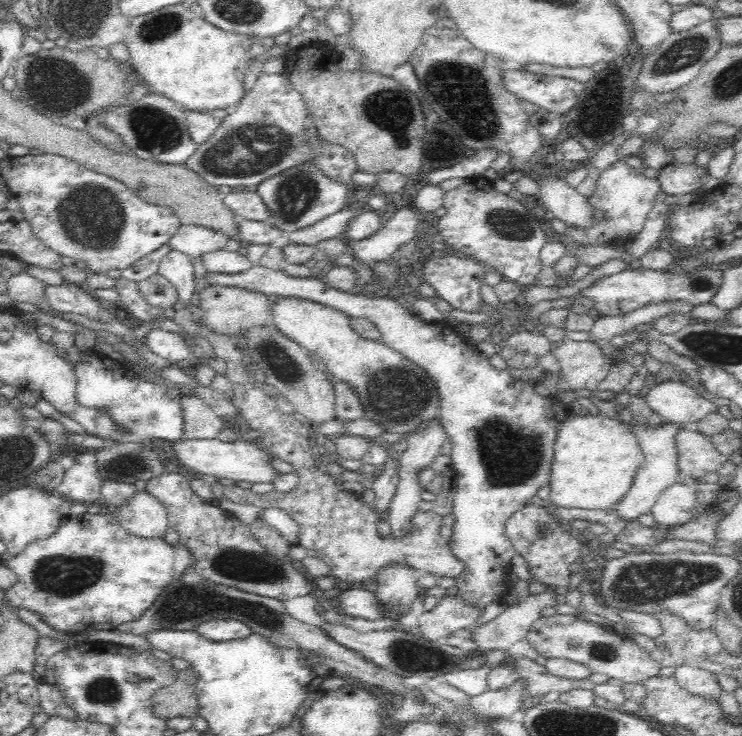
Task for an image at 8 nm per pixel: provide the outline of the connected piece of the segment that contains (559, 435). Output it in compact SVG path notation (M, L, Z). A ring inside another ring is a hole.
M575 407L556 432L549 502L551 506L562 508L612 508L627 494L642 461L639 442L624 423L604 415L579 414Z

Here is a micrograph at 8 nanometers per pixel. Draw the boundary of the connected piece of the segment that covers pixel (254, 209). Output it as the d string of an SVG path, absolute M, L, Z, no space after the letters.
M233 190L222 197L223 203L232 211L236 223L245 220L258 222L269 218L267 208L254 191Z

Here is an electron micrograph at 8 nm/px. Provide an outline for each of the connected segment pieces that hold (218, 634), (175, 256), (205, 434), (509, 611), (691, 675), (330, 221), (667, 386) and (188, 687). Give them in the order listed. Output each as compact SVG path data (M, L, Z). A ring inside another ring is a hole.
M213 618L200 622L195 630L212 642L234 641L247 638L251 628L234 618Z
M171 250L159 264L158 273L178 289L179 301L189 310L195 288L194 258L182 251Z
M181 395L182 419L184 439L209 439L216 438L218 433L225 429L224 422L214 410L196 396Z
M550 588L547 593L530 594L528 598L510 605L494 620L478 624L474 630L475 640L470 646L484 650L508 650L515 643L521 645L532 623L541 617L540 610L554 604L558 590Z
M680 666L676 668L674 676L680 688L688 694L713 702L721 709L720 698L725 690L720 686L715 674L690 666Z
M350 205L334 214L330 214L321 221L290 234L290 243L315 245L320 240L343 237L346 227L357 217L358 210Z
M680 381L660 382L650 389L645 403L663 424L672 424L680 429L719 410L711 400L701 398L697 388Z
M186 670L178 671L174 684L160 688L154 693L150 705L153 714L160 720L174 718L198 718L198 701L195 684L198 681L186 674Z

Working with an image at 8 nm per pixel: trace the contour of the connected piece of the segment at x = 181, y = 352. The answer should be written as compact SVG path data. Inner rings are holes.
M151 329L142 342L150 352L167 359L172 365L186 362L191 358L189 346L178 333Z

